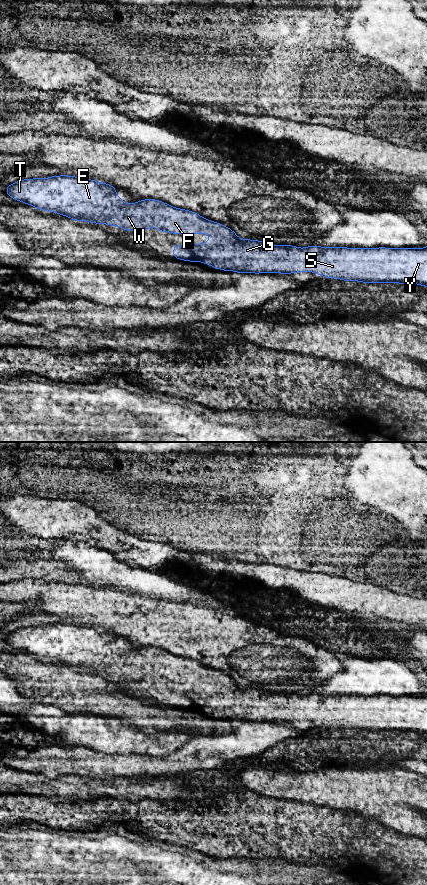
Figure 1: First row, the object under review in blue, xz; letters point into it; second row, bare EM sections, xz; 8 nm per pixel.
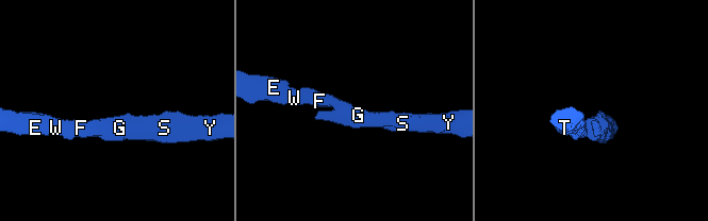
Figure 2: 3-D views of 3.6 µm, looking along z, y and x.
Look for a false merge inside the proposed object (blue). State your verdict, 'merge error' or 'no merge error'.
no merge error

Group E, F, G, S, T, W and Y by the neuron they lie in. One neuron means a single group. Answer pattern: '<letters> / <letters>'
E F G S T W Y

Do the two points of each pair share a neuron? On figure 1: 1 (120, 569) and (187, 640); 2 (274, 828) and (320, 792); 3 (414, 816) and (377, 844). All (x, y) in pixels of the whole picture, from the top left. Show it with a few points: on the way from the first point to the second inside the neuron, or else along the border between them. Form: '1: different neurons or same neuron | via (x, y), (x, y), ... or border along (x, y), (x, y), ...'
1: different neurons | border along (147, 596), (153, 599), (166, 599), (170, 602)
2: different neurons | border along (283, 799), (322, 805), (329, 808)
3: different neurons | border along (375, 819), (388, 827), (416, 837)

